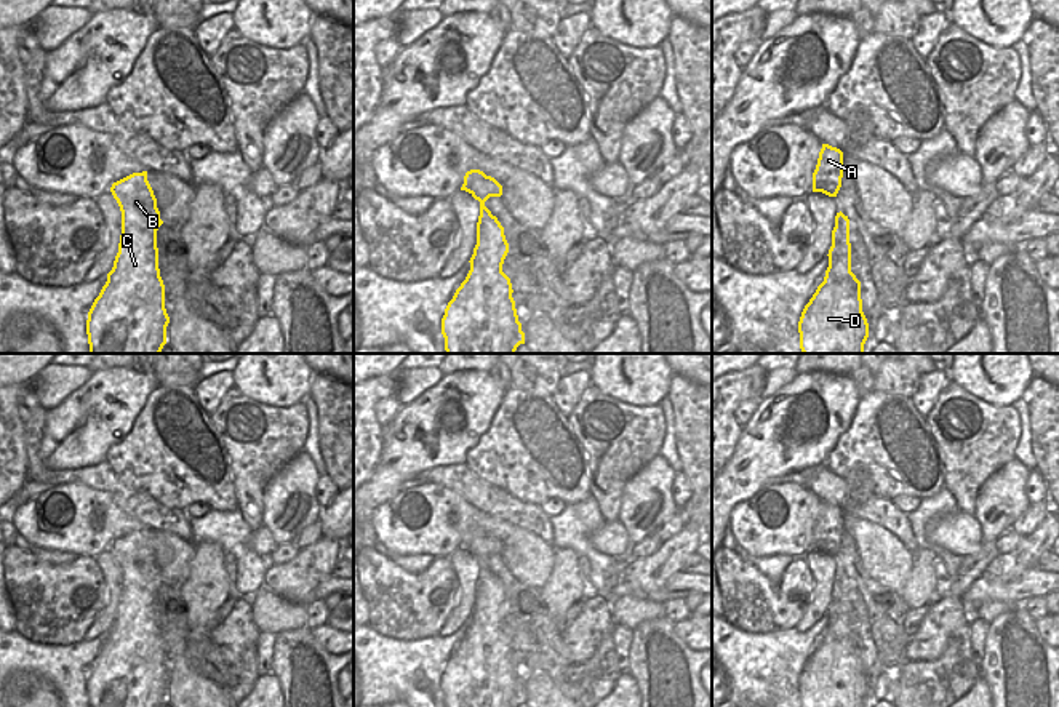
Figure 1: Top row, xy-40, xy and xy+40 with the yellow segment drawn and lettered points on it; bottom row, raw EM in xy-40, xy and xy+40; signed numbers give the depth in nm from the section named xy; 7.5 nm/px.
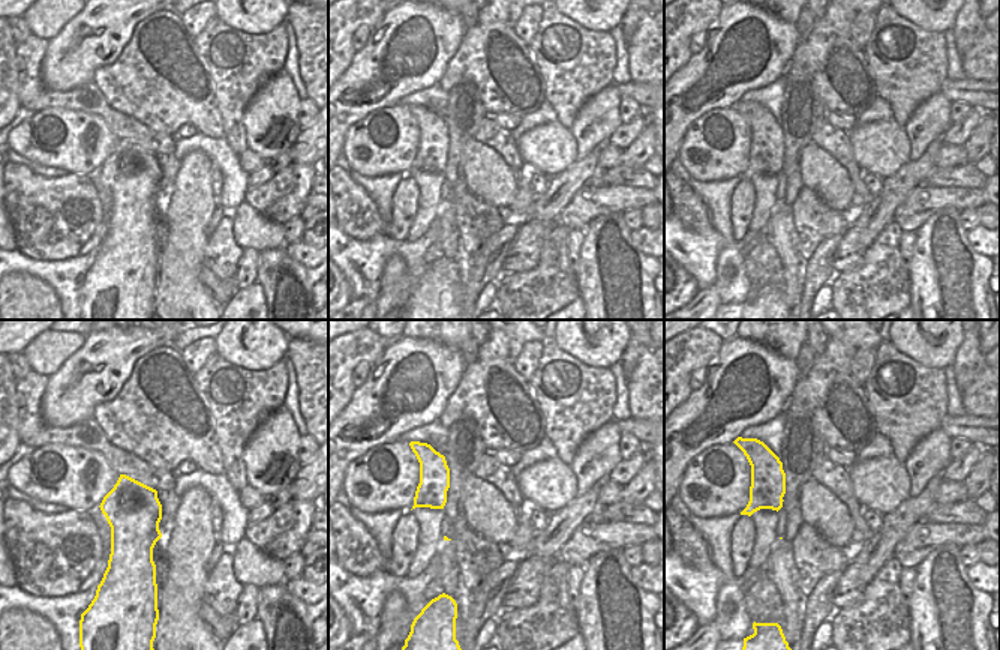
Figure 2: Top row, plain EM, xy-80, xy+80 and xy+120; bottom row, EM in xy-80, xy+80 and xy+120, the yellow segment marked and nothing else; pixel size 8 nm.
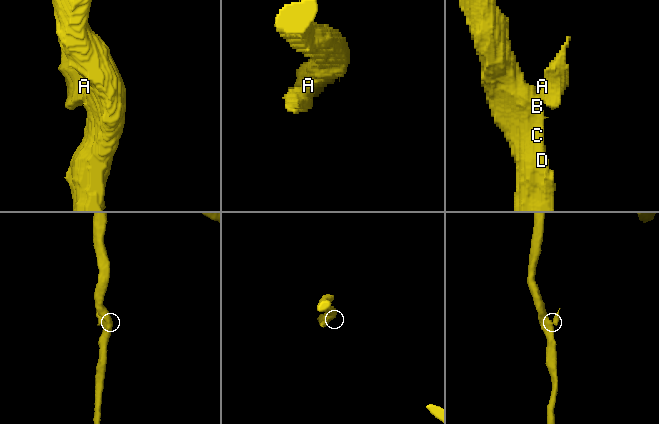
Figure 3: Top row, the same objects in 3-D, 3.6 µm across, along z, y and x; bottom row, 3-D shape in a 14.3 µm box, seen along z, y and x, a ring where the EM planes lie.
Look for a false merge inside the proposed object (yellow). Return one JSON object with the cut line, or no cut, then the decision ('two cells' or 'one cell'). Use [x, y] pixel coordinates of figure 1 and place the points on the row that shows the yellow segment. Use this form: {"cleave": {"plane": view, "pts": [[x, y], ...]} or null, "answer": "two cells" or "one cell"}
{"cleave": {"plane": "xy", "pts": [[487, 176], [480, 178], [471, 192]]}, "answer": "two cells"}

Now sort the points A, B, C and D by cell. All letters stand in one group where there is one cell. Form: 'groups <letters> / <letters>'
groups A / B C D

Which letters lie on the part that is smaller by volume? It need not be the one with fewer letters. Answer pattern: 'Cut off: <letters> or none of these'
Cut off: A

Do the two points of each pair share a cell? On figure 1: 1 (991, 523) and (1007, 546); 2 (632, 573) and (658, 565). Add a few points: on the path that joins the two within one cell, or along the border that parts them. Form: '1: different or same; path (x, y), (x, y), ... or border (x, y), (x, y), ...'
1: different; border (1010, 528), (995, 543)
2: same; path (639, 573), (651, 571)

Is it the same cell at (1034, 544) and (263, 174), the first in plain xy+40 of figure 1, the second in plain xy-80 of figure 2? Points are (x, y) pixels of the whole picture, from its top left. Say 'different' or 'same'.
different

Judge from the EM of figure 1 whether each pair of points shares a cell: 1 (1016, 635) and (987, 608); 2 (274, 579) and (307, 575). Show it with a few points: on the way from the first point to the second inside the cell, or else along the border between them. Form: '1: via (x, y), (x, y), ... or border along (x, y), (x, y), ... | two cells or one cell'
1: border along (1015, 603), (987, 623) | two cells
2: via (282, 579), (296, 579), (299, 576) | one cell

